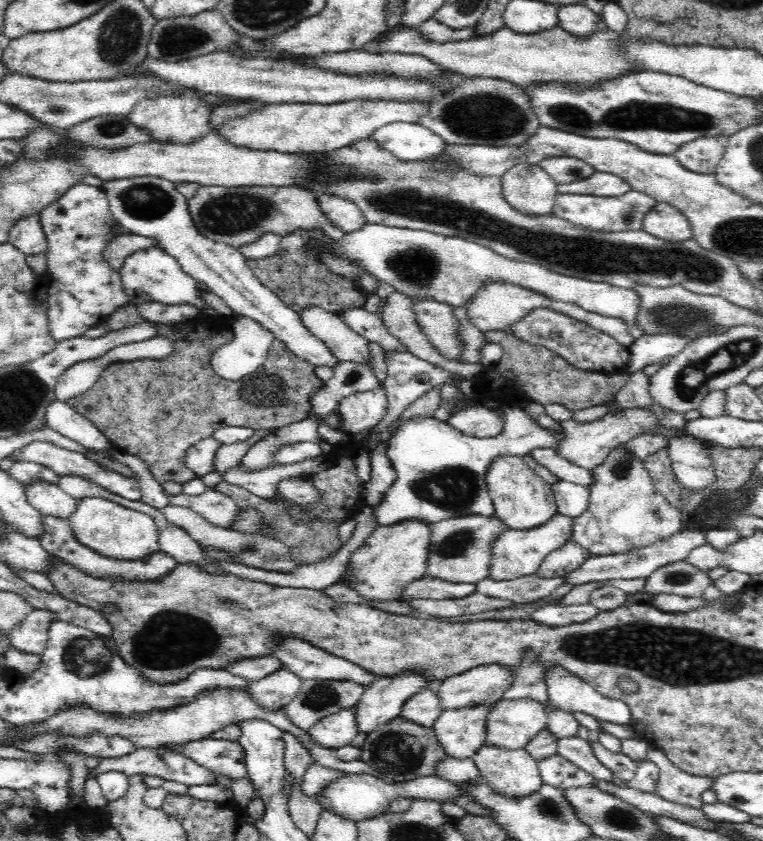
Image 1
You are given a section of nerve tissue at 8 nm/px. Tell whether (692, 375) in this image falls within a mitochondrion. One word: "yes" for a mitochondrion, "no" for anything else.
yes

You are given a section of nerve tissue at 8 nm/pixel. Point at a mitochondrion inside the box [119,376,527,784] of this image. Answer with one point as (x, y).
(166, 638)

